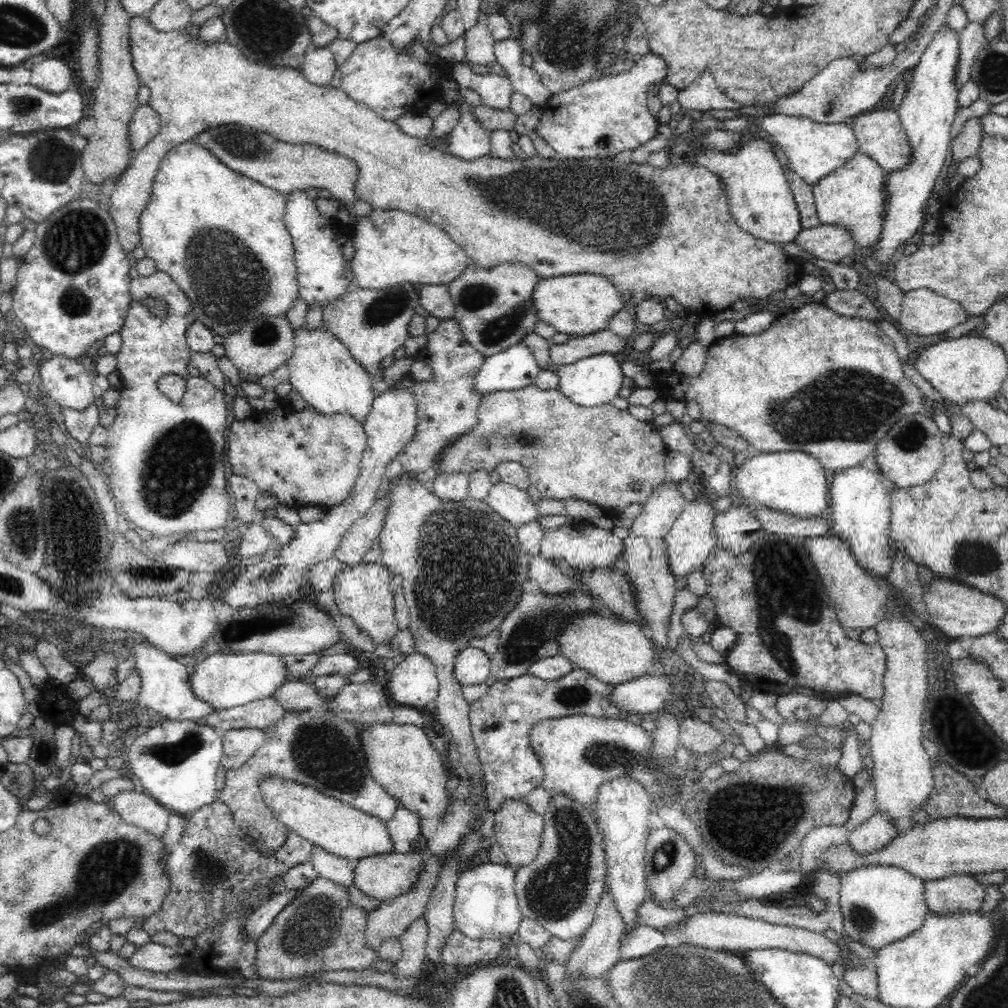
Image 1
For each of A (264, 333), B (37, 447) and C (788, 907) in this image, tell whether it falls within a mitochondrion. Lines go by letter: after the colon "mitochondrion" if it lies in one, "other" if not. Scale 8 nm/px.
A: mitochondrion
B: other
C: other

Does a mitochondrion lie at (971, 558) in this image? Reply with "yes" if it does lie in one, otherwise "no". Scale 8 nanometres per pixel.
yes

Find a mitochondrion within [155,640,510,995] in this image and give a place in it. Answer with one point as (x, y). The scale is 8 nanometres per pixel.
(325, 752)

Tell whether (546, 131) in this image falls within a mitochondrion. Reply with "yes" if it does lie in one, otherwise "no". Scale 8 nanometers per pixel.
no

